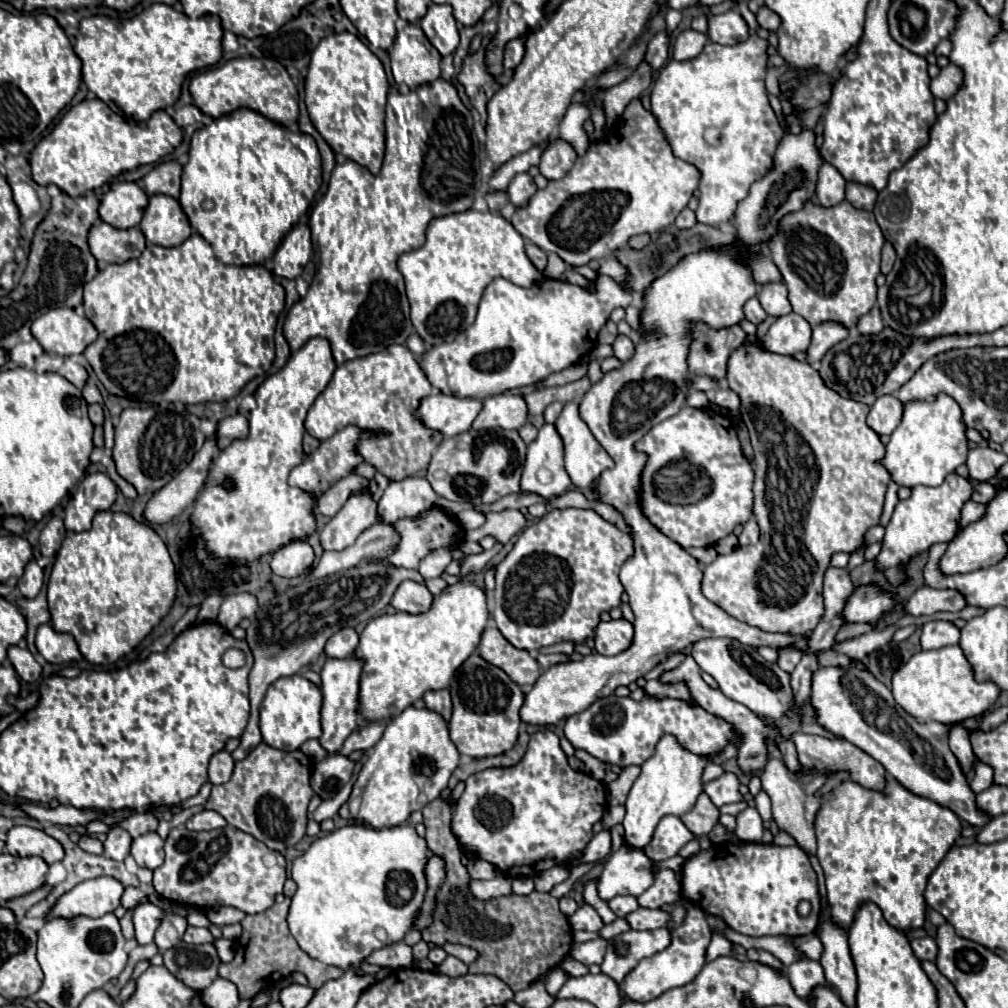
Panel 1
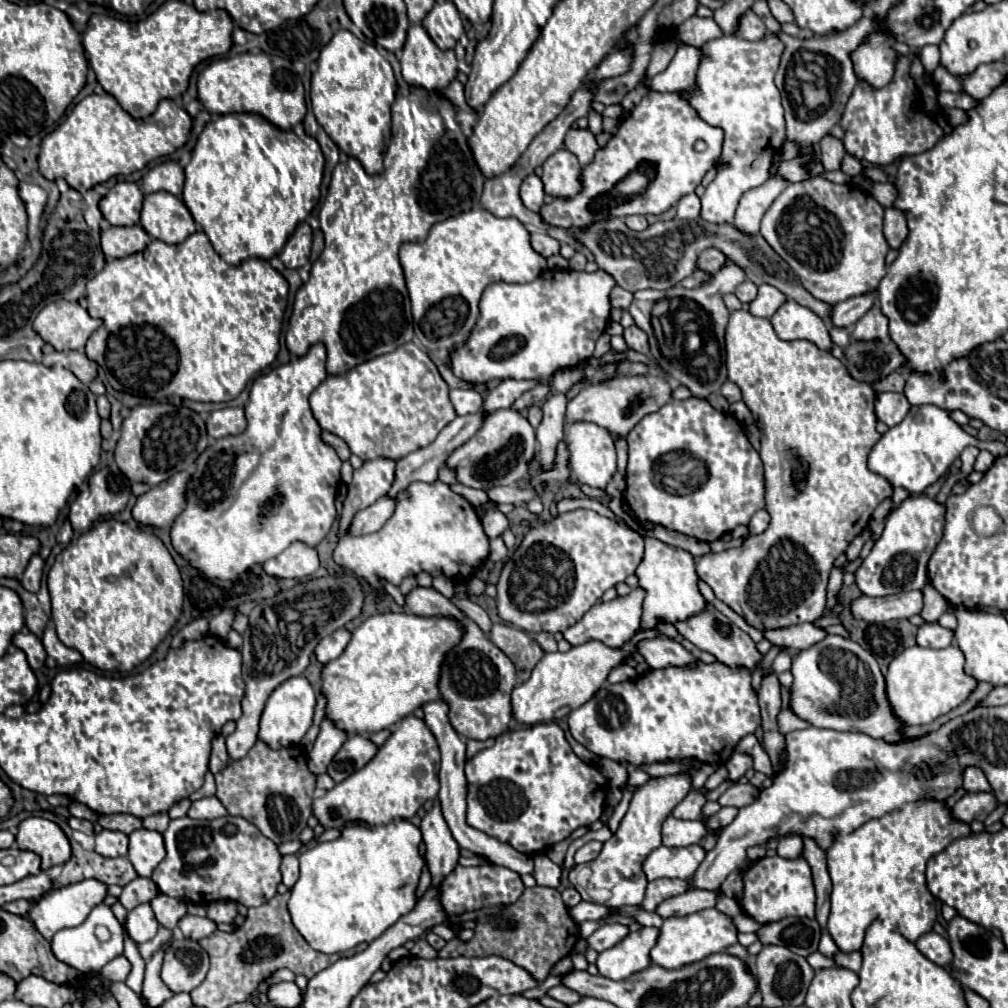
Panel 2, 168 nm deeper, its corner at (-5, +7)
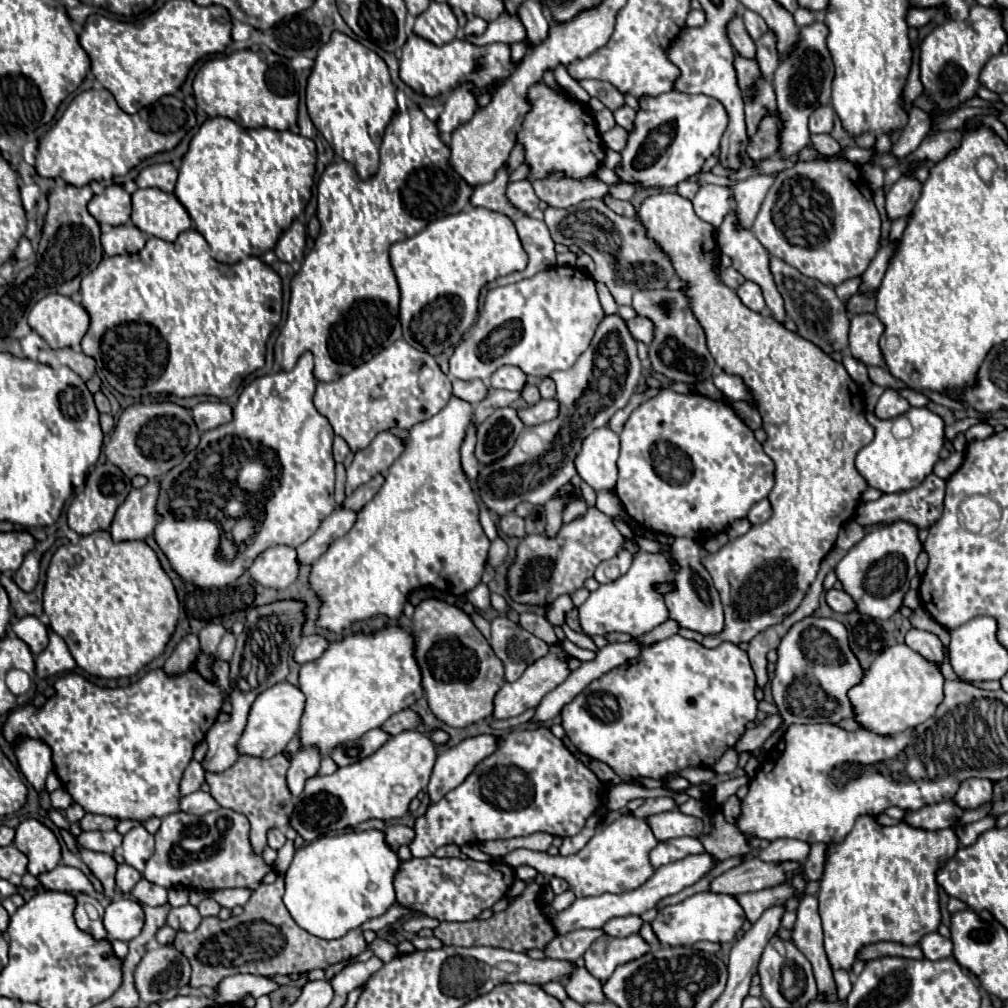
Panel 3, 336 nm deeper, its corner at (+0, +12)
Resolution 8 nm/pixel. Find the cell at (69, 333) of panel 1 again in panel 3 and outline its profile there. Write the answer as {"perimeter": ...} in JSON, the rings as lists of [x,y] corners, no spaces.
{"perimeter":[[[48,294],[48,296],[44,296],[32,308],[32,312],[28,314],[30,328],[34,332],[38,332],[48,342],[50,348],[66,348],[66,346],[70,346],[70,348],[78,350],[80,340],[82,340],[82,336],[88,330],[88,322],[90,322],[88,312],[80,304],[76,304],[72,298],[62,296],[62,294]]]}

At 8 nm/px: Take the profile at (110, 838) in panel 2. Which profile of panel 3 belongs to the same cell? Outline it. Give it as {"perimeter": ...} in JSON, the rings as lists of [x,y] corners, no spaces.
{"perimeter":[[[110,830],[110,832],[82,832],[76,838],[76,842],[82,848],[94,850],[94,852],[112,854],[122,844],[122,836],[116,830]]]}

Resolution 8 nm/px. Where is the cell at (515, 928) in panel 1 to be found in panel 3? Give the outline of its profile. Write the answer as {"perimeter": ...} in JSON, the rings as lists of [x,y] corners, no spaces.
{"perimeter":[[[536,882],[528,884],[526,890],[508,906],[504,912],[496,912],[488,920],[470,920],[470,922],[440,922],[434,930],[434,936],[440,938],[444,944],[452,946],[496,946],[514,952],[526,952],[530,948],[544,948],[548,940],[554,938],[554,930],[550,920],[542,914],[538,902],[540,886]]]}

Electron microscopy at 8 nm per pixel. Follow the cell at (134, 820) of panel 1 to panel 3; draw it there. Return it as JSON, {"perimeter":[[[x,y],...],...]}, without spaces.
{"perimeter":[[[84,814],[84,818],[78,822],[82,830],[114,830],[118,820],[102,814]]]}

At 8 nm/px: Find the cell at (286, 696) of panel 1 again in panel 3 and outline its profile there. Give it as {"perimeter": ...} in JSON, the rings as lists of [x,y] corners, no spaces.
{"perimeter":[[[280,682],[260,692],[254,704],[250,706],[246,728],[236,744],[238,752],[246,756],[256,756],[256,758],[270,758],[280,754],[286,748],[286,744],[296,736],[302,712],[304,712],[304,694],[288,682]]]}

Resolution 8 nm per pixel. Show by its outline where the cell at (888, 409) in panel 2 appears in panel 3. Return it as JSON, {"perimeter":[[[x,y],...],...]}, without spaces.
{"perimeter":[[[886,388],[884,394],[880,396],[878,404],[876,404],[876,416],[880,420],[890,420],[890,418],[904,414],[908,408],[910,408],[910,404],[908,404],[906,398],[902,398],[896,390]]]}

